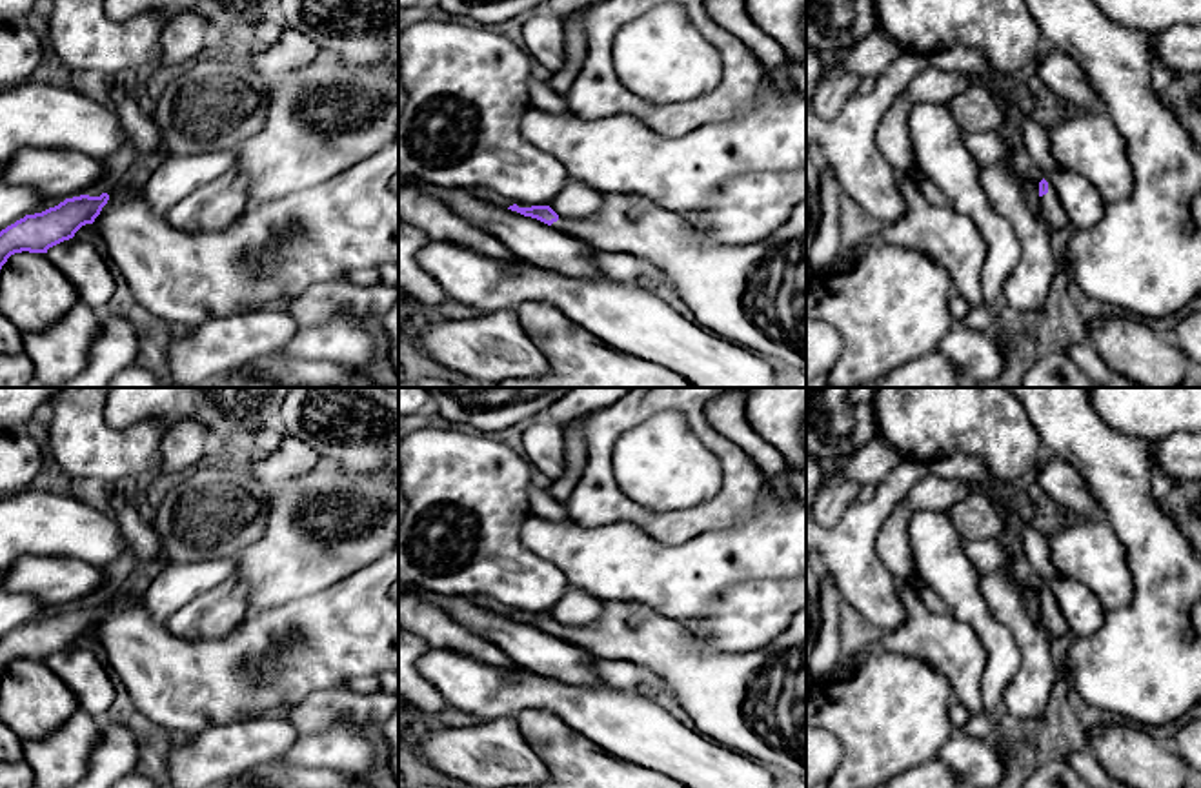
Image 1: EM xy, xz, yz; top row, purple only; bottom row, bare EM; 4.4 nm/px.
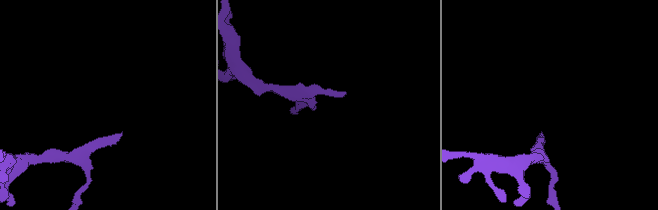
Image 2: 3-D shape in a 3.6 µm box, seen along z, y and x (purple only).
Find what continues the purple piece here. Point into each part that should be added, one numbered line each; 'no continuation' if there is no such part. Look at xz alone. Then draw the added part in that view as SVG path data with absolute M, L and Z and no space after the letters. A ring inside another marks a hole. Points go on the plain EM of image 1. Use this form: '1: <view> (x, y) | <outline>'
1: xz (754, 703) | M602 601L600 615L586 626L559 628L551 635L604 659L628 661L662 677L668 692L693 719L695 730L708 739L741 752L757 763L768 763L806 781L806 610L797 613L792 624L770 644L742 653L728 653L710 648L691 637L681 621L659 615L650 606L635 601Z

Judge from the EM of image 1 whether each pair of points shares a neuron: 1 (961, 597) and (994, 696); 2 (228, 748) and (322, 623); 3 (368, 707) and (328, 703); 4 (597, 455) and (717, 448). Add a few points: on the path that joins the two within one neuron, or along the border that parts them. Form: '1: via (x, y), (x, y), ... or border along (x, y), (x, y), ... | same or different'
1: via (981, 621), (996, 637), (996, 672) | same
2: border along (275, 712), (215, 725), (208, 730) | different
3: via (359, 707), (337, 703) | same
4: via (621, 421), (635, 406), (681, 406), (688, 414) | same

